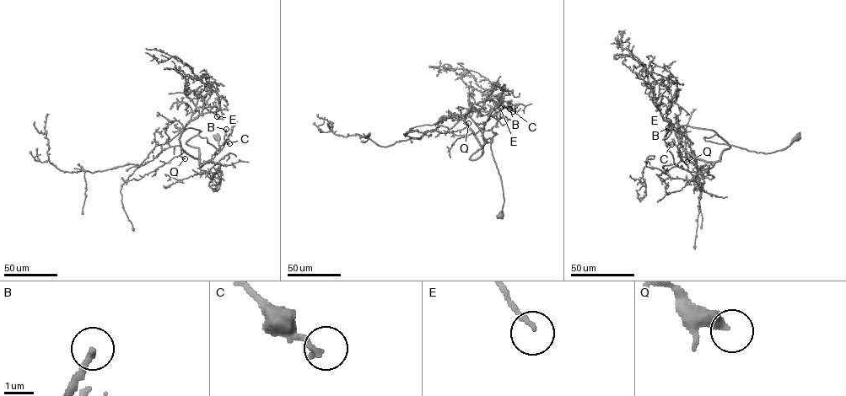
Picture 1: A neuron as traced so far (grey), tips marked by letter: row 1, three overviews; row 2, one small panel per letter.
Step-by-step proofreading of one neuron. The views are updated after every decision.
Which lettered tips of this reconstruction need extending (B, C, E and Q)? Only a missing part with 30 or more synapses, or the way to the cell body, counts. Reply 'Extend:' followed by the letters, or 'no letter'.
Extend: B

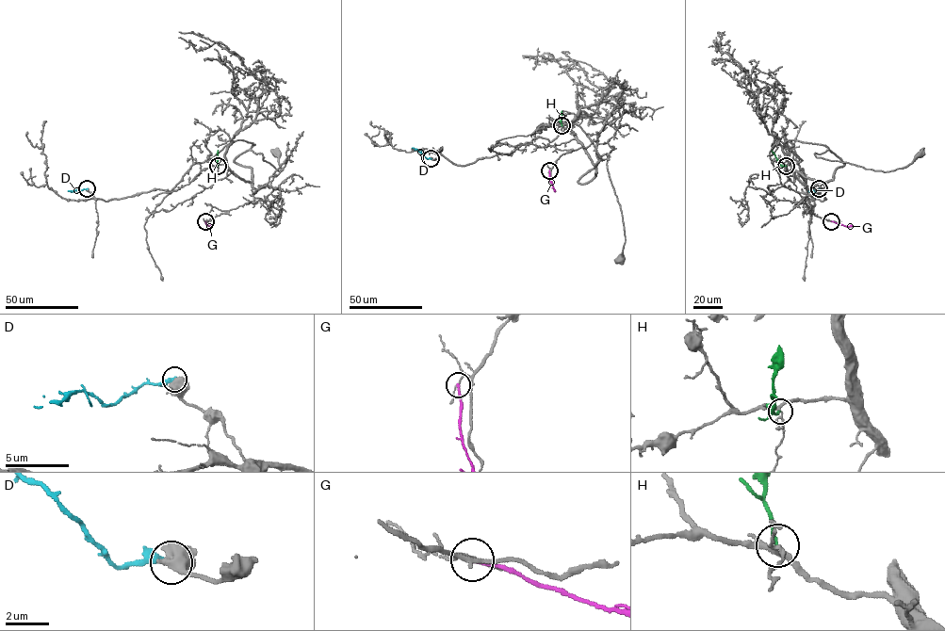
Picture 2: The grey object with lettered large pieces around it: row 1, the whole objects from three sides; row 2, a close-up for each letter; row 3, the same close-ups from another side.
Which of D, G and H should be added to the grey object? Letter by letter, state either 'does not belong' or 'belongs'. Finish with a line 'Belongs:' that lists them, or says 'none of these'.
D: does not belong
G: does not belong
H: does not belong
Belongs: none of these

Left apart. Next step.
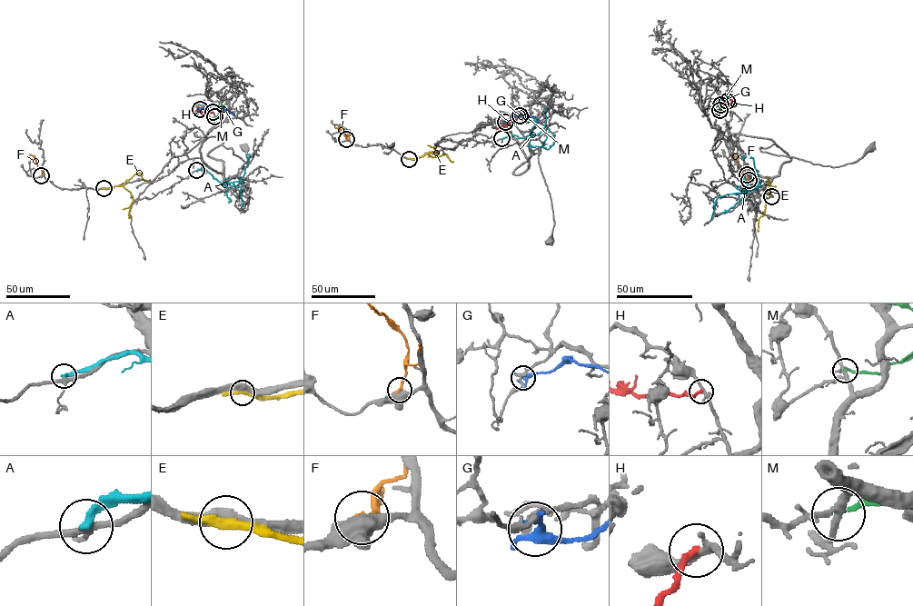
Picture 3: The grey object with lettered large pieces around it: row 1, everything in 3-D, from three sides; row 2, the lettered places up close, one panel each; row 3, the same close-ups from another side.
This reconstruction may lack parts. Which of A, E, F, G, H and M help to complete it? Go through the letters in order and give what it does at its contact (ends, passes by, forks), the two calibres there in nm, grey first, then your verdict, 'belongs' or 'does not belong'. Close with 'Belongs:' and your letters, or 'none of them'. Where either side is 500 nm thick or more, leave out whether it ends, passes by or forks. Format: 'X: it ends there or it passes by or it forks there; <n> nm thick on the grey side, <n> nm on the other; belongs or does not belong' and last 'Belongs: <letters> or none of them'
A: it ends there; 240 nm thick on the grey side, 280 nm on the other; does not belong
E: it passes by; 480 nm thick on the grey side, 280 nm on the other; does not belong
F: it ends there; 480 nm thick on the grey side, 200 nm on the other; does not belong
G: it forks there; 200 nm thick on the grey side, 240 nm on the other; does not belong
H: it ends there; 240 nm thick on the grey side, 240 nm on the other; does not belong
M: it ends there; 280 nm thick on the grey side, 180 nm on the other; does not belong
Belongs: none of them

